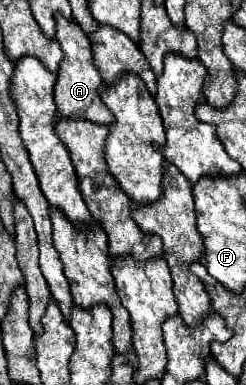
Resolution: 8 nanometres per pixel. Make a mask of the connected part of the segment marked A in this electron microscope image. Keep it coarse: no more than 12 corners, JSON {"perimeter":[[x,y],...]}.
{"perimeter":[[57,16],[65,54],[55,84],[63,118],[111,126],[89,38]]}

